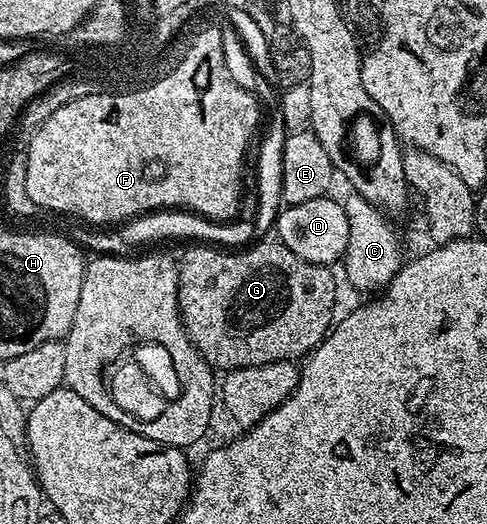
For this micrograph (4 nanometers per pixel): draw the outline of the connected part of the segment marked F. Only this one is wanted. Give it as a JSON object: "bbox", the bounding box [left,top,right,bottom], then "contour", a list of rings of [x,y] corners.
{"bbox":[26,27,256,224],"contour":[[[207,27],[204,28],[204,31],[206,32],[206,40],[198,43],[198,48],[197,50],[193,50],[190,60],[184,62],[184,66],[180,66],[180,70],[176,70],[176,74],[172,74],[172,78],[168,78],[168,82],[160,82],[160,86],[156,86],[156,90],[144,90],[144,94],[128,94],[128,98],[83,98],[81,100],[70,100],[68,104],[63,104],[62,108],[59,108],[38,127],[26,147],[26,153],[28,155],[28,163],[26,164],[26,192],[30,194],[31,200],[34,200],[35,204],[38,204],[45,211],[61,210],[64,214],[77,214],[78,217],[85,218],[88,222],[114,222],[113,224],[120,224],[125,220],[133,219],[151,211],[167,211],[169,208],[179,208],[181,211],[189,211],[195,215],[201,215],[206,219],[211,219],[214,223],[227,223],[229,220],[235,219],[240,214],[238,213],[240,210],[240,173],[246,167],[246,160],[240,157],[240,150],[244,150],[244,145],[248,143],[248,130],[252,130],[254,123],[256,123],[256,106],[252,106],[252,102],[256,97],[250,92],[246,92],[244,88],[240,88],[237,81],[230,76],[222,52],[222,36]]]}

